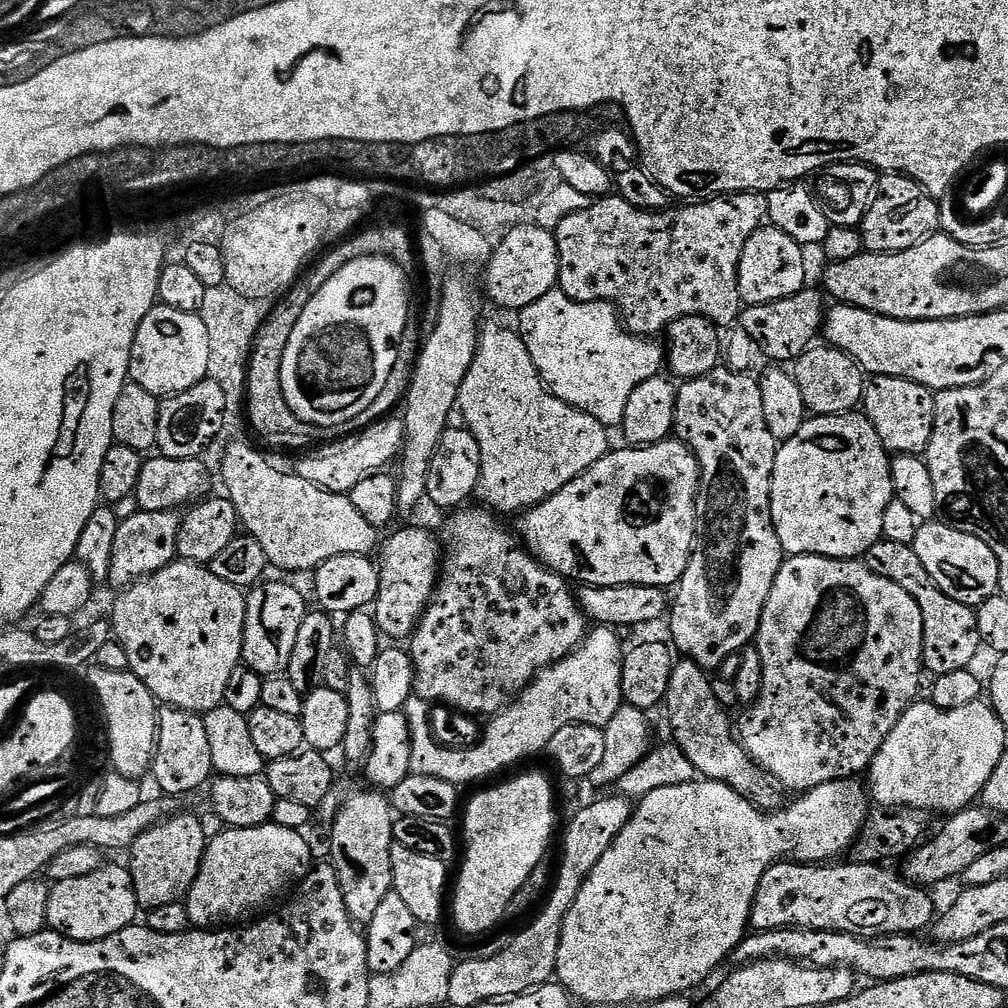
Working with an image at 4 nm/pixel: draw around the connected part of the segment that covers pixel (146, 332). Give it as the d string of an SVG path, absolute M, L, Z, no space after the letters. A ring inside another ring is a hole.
M167 306L151 308L136 332L136 345L132 348L130 376L134 383L158 398L175 398L205 383L211 368L212 339L203 315Z

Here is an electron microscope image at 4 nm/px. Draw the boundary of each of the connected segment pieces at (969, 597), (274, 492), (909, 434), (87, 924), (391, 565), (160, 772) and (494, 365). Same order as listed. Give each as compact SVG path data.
M924 522L919 525L912 549L922 558L926 574L950 598L969 606L984 604L1000 591L1000 563L994 550L980 536L966 534L947 522Z
M244 440L234 441L224 452L227 499L240 515L243 531L266 550L269 565L277 564L284 572L311 573L330 558L346 554L368 556L375 548L377 551L378 529L358 514L347 495L329 492L288 472L275 468Z
M873 377L865 387L862 408L889 453L920 456L927 451L937 420L936 395L932 389L908 379Z
M116 864L88 872L85 876L68 876L57 884L53 883L51 890L47 927L78 942L105 940L123 928L131 928L135 921L132 919L138 913L131 871Z
M398 528L391 533L393 536L385 544L383 541L382 544L382 552L384 548L384 564L382 560L382 563L379 565L380 594L377 596L374 605L374 615L379 631L387 639L389 636L392 639L389 641L392 642L402 642L398 640L407 641L412 633L416 631L416 627L420 625L425 612L428 610L428 605L432 603L432 598L436 595L438 581L442 576L441 541L439 544L424 528Z
M171 706L159 713L154 776L155 772L161 793L177 798L183 797L183 792L198 791L213 779L210 738L206 734L203 715Z
M508 328L483 329L478 340L476 361L472 364L462 386L460 387L459 411L464 411L463 422L476 437L481 447L481 476L478 496L489 509L497 513L523 513L530 508L537 508L546 502L558 490L574 482L585 472L608 455L609 429L598 418L562 402L548 389L540 371L536 369L534 358L526 346L519 331L511 332Z

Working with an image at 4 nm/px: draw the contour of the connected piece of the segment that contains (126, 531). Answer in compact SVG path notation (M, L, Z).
M140 510L137 513L119 523L116 542L112 548L111 570L106 580L118 592L164 569L179 555L177 542L181 532L181 515L177 511Z

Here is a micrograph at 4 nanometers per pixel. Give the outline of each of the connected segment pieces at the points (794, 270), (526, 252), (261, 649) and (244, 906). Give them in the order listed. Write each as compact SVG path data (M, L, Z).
M761 227L755 232L744 247L738 270L738 286L740 299L745 305L778 303L789 299L806 288L808 280L808 264L804 261L805 249L780 228Z
M527 222L521 228L512 228L503 233L500 245L494 249L488 266L488 296L500 308L519 310L538 302L546 294L550 294L560 282L560 250L556 245L556 237L547 228L540 228L533 222Z
M267 581L247 595L247 628L244 631L243 661L251 671L257 671L265 678L276 678L283 675L292 661L294 648L297 646L298 634L304 626L305 618L310 611L303 594L294 586L284 582Z
M269 822L254 828L228 828L221 836L212 836L207 848L204 849L204 861L200 873L188 891L186 905L191 923L197 929L222 926L227 920L238 918L243 921L246 910L255 913L263 904L280 895L286 888L299 885L308 877L314 867L312 848L304 837L303 831L295 828L283 828L280 824Z

